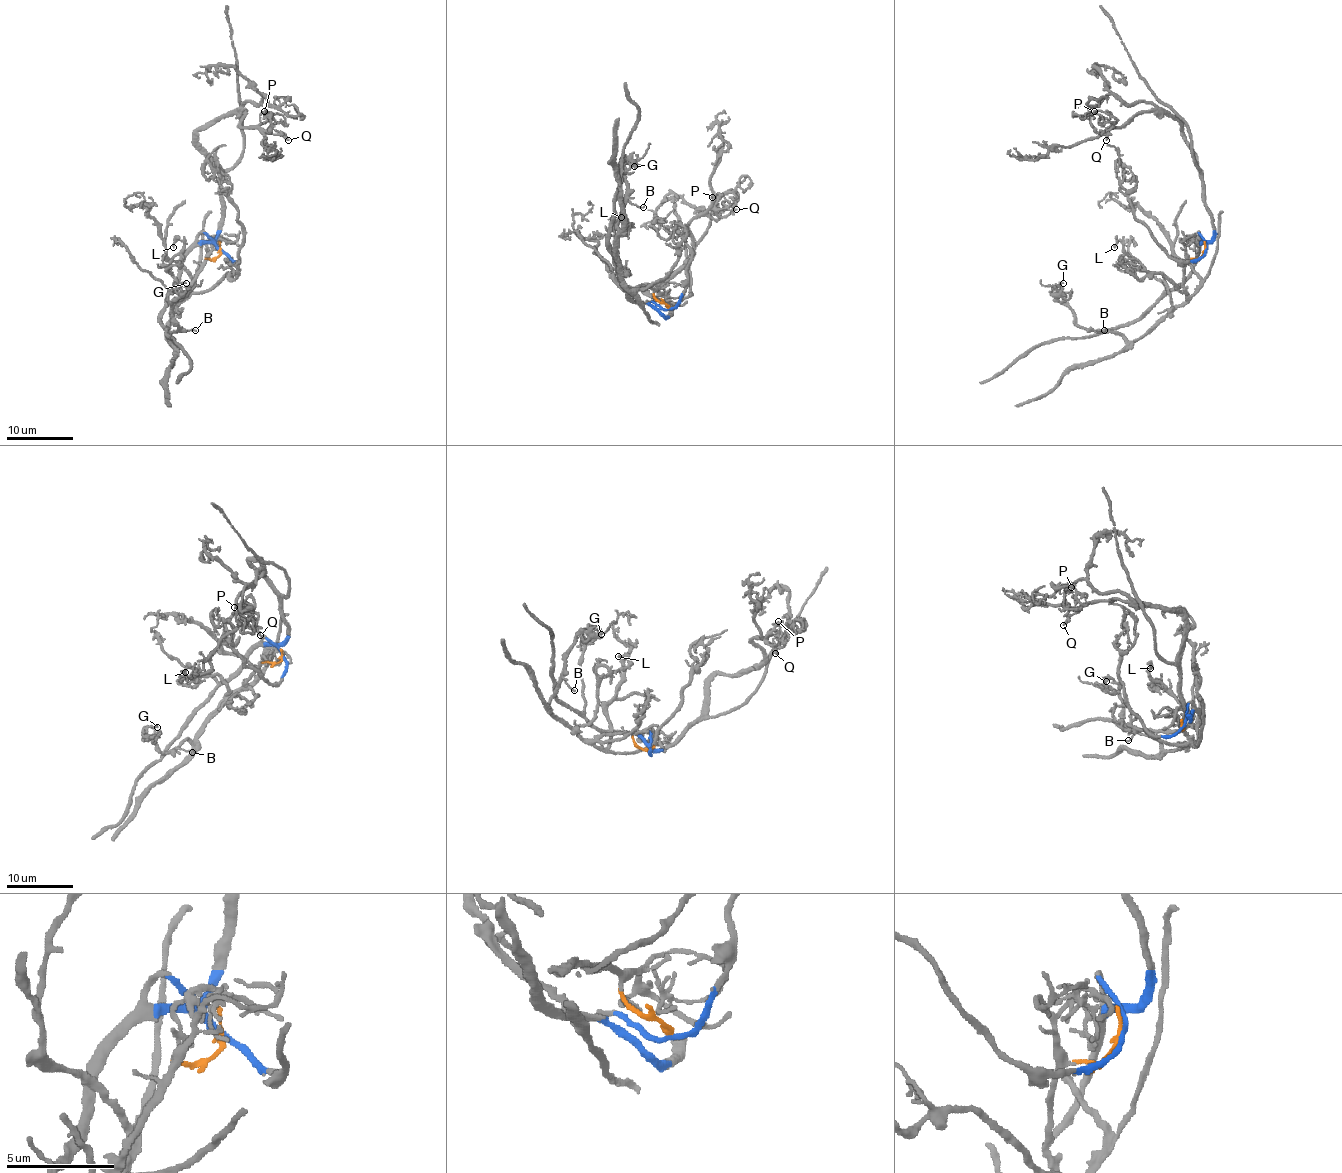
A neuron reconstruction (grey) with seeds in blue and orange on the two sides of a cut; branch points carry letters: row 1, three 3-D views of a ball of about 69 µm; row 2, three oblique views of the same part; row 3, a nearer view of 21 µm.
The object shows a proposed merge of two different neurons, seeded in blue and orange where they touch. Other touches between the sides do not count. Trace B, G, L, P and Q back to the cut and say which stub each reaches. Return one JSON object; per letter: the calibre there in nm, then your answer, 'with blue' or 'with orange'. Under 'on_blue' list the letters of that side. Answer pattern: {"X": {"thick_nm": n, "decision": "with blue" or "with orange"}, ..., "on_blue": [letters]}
{"B": {"thick_nm": 130, "decision": "with orange"}, "G": {"thick_nm": 170, "decision": "with orange"}, "L": {"thick_nm": 150, "decision": "with orange"}, "P": {"thick_nm": 110, "decision": "with blue"}, "Q": {"thick_nm": 120, "decision": "with blue"}, "on_blue": ["P", "Q"]}

